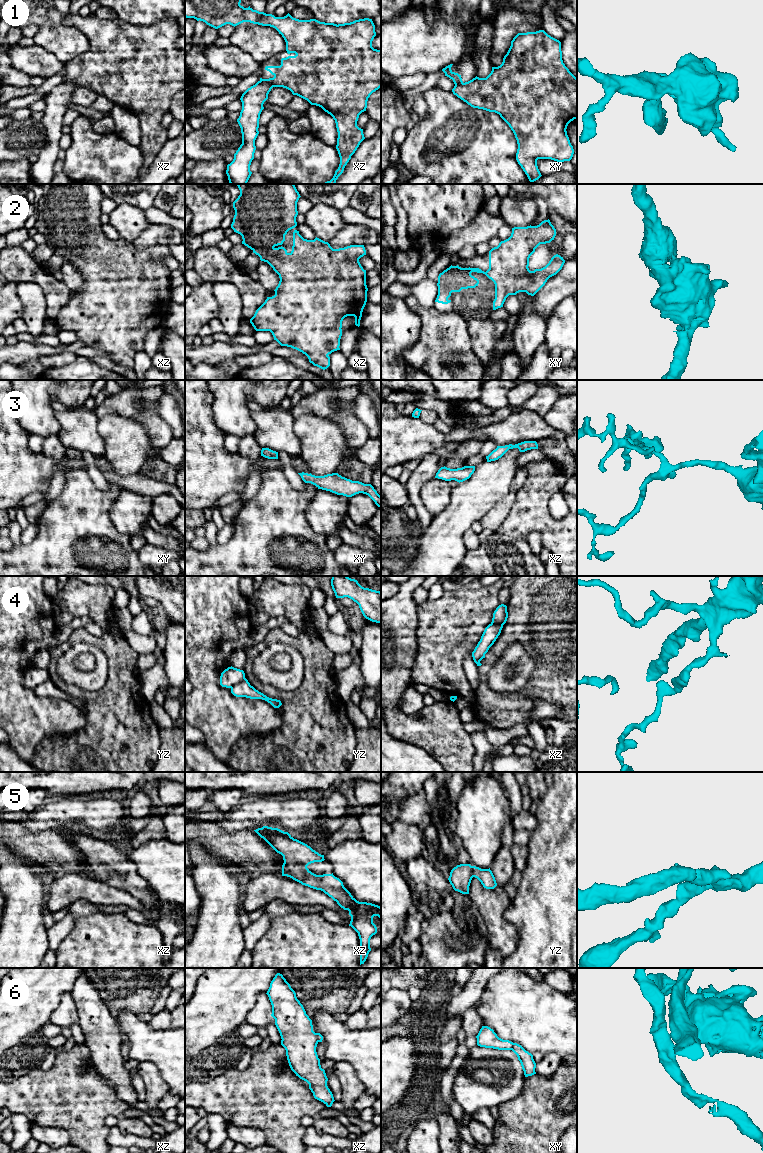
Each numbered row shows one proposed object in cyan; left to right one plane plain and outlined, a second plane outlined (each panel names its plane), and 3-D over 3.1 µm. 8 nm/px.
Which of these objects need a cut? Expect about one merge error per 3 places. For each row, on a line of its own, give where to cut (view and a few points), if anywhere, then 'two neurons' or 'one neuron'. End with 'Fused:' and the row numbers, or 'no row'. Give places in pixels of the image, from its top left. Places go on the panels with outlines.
1: cut xz (260, 80), (267, 81), (272, 87); two neurons
2: cut none; one neuron
3: cut none; one neuron
4: cut yz (244, 677), (230, 687); two neurons
5: cut none; one neuron
6: cut xy (513, 1043), (510, 1049); two neurons
Fused: 1, 4, 6

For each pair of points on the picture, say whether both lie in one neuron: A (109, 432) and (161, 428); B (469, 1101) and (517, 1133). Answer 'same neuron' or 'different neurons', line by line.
A: different neurons
B: different neurons

